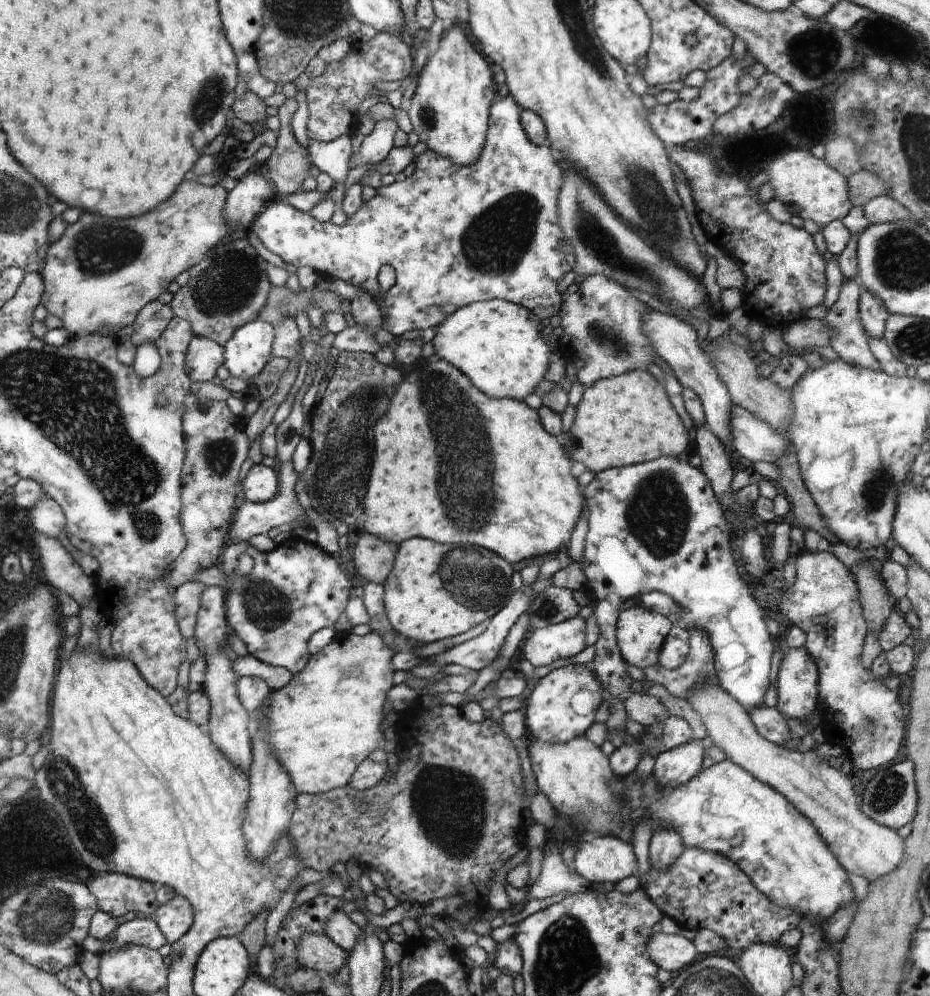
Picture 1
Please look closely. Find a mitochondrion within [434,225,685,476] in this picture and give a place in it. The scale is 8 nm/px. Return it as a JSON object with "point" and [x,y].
{"point":[614,341]}

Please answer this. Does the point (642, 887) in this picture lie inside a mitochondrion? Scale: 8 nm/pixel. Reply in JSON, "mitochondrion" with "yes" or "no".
{"mitochondrion":"no"}

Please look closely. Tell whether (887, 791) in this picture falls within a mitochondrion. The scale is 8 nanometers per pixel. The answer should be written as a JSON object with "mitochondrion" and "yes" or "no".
{"mitochondrion":"yes"}

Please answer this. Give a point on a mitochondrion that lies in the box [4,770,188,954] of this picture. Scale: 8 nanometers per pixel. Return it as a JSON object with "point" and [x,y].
{"point":[47,918]}

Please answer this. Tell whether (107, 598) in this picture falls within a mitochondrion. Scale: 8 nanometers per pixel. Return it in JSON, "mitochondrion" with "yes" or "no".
{"mitochondrion":"no"}

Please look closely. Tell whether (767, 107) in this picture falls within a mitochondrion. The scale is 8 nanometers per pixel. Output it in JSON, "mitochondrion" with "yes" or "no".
{"mitochondrion":"yes"}

